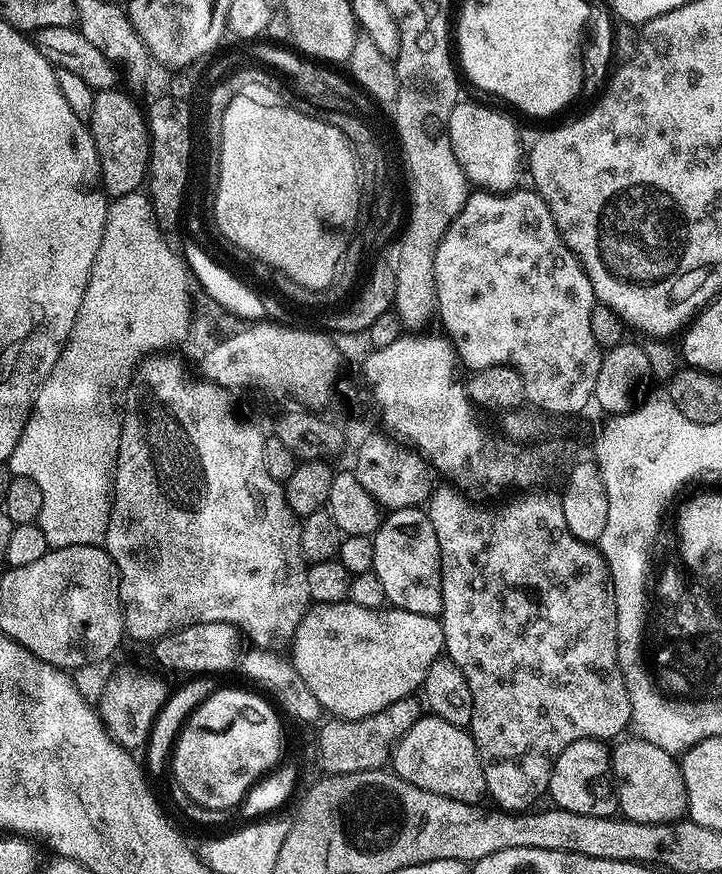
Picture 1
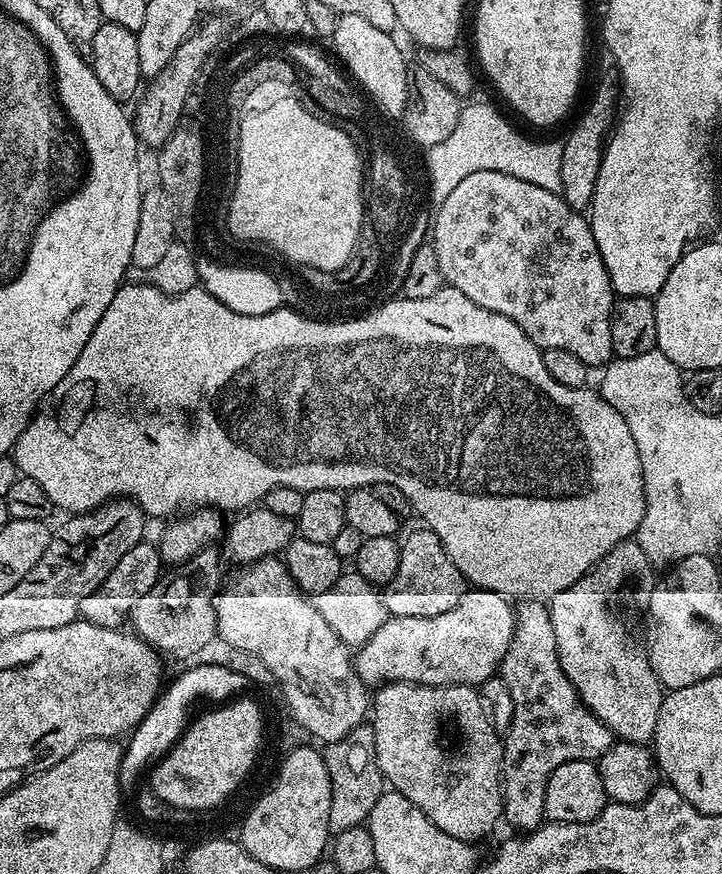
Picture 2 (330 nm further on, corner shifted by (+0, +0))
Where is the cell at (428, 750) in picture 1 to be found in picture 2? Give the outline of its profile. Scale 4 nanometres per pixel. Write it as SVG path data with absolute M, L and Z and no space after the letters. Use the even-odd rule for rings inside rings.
M389 682L379 685L370 700L370 727L376 736L376 761L385 781L401 792L438 830L459 840L476 842L496 823L504 810L504 745L501 733L486 718L479 691L467 684L407 684Z

